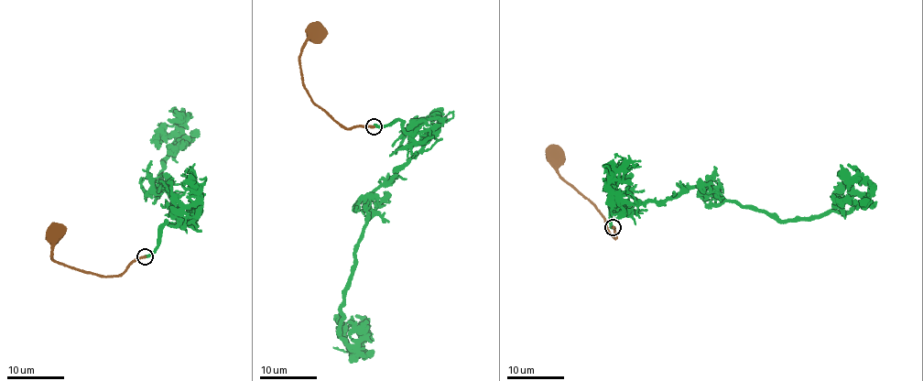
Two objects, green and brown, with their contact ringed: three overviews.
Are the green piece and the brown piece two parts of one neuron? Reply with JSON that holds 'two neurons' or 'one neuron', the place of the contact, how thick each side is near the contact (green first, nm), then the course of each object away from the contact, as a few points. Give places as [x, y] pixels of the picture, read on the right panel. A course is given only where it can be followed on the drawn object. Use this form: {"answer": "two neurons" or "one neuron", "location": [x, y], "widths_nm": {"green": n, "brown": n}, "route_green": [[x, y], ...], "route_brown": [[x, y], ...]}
{"answer": "two neurons", "location": [613, 227], "widths_nm": {"green": 360, "brown": 260}, "route_green": [[612, 227], [609, 202], [617, 211], [703, 187], [783, 220], [848, 212], [872, 190], [840, 171]], "route_brown": [[612, 227], [614, 226], [614, 238], [591, 202], [558, 173], [557, 156]]}

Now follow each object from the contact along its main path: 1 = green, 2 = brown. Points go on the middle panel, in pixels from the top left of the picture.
1: (374, 126), (397, 119), (428, 136), (370, 196), (341, 307), (340, 336), (355, 353), (365, 326), (355, 316)
2: (374, 126), (347, 128), (315, 104), (303, 82), (298, 60), (307, 40), (318, 35)

